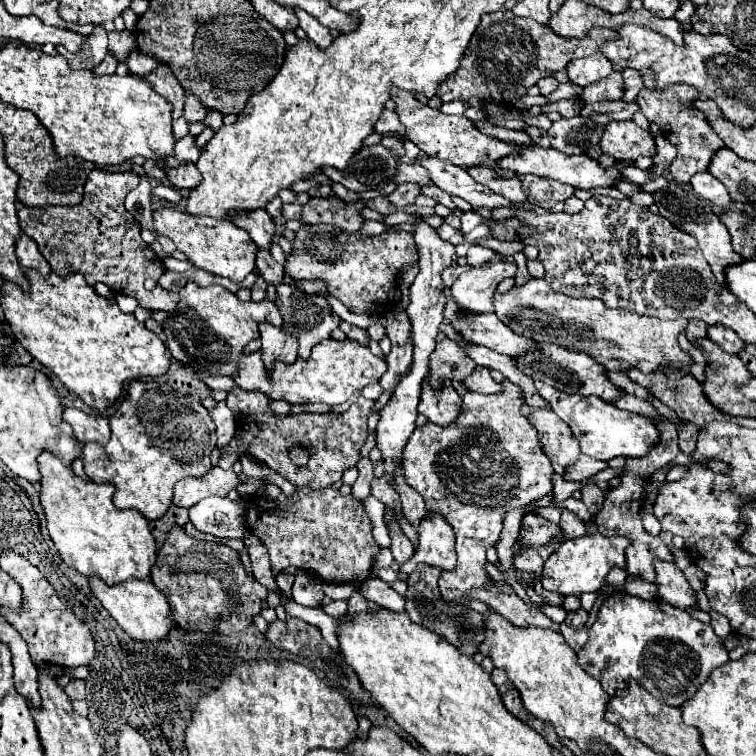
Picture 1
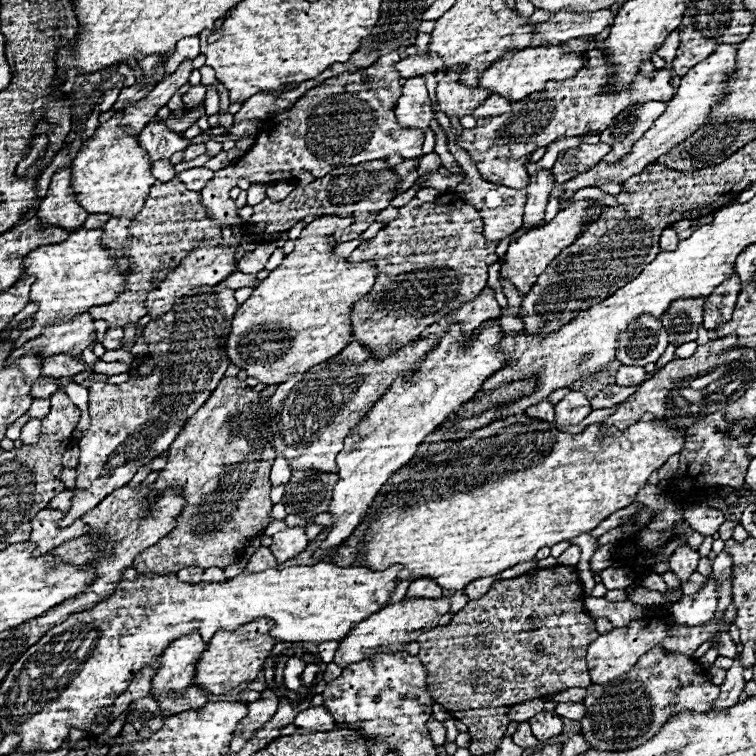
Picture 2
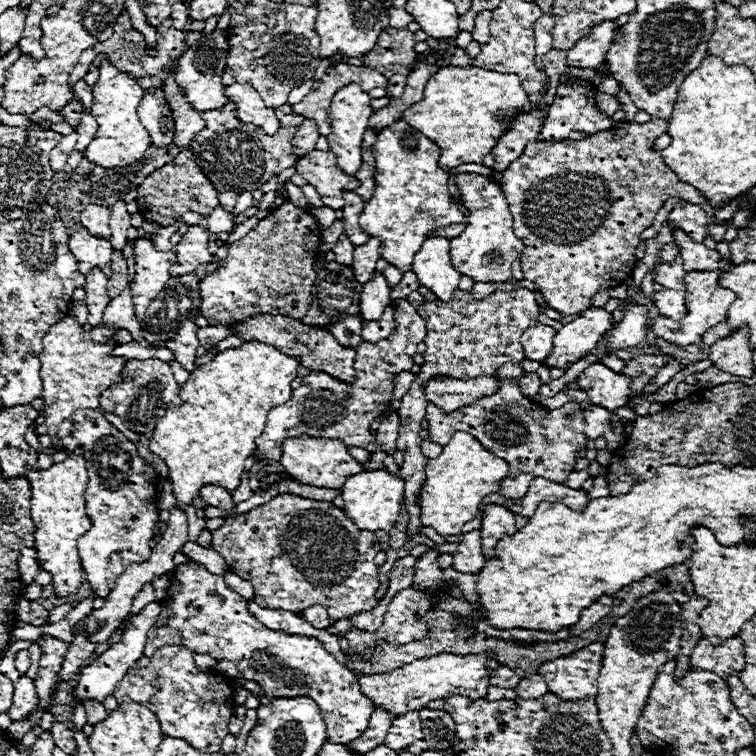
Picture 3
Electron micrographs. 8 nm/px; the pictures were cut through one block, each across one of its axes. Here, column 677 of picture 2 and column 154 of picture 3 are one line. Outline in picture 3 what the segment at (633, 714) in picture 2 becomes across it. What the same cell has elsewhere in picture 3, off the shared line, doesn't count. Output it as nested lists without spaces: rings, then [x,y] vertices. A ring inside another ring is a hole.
[[[166,644],[154,656],[138,660],[114,690],[114,698],[122,702],[138,702],[150,708],[164,736],[178,736],[200,752],[220,752],[222,740],[228,734],[228,720],[234,714],[232,688],[222,676],[210,676],[196,668],[194,652],[184,646]]]

